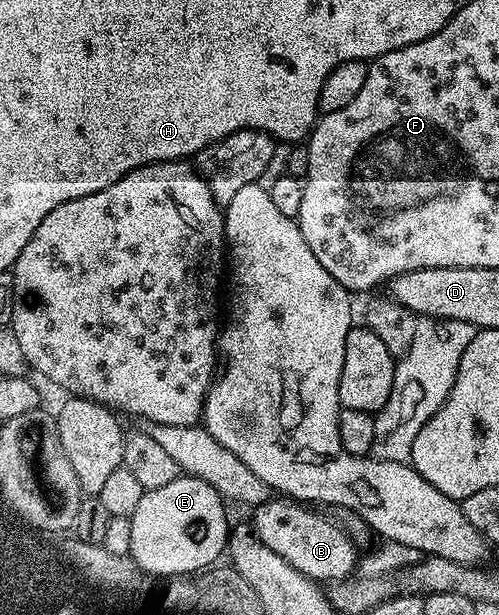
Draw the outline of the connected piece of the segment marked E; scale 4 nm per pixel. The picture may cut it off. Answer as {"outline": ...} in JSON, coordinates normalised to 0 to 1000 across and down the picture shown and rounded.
{"outline":[[[381,774],[349,777],[331,793],[289,800],[275,833],[261,841],[265,911],[297,937],[383,937],[429,922],[459,888],[453,826],[449,810],[425,790]]]}

